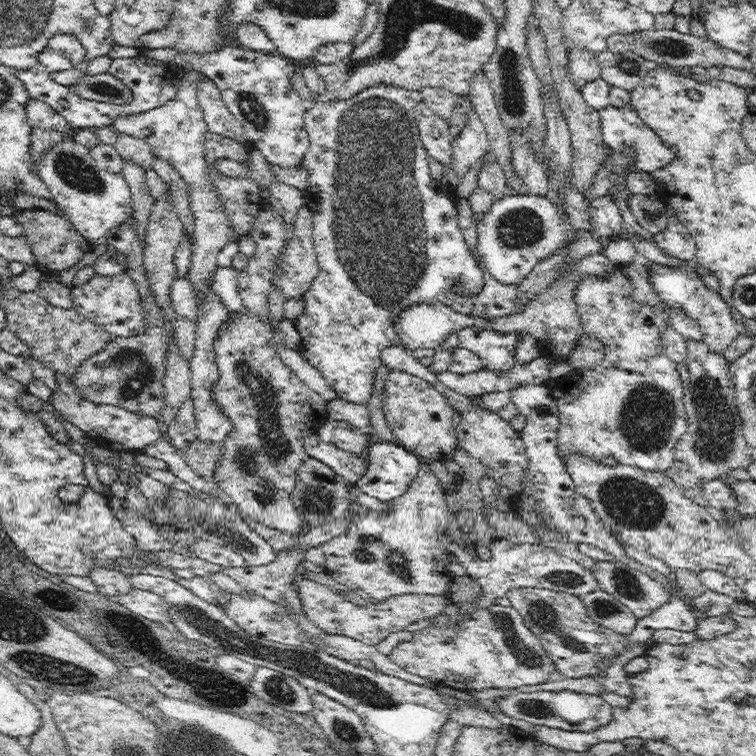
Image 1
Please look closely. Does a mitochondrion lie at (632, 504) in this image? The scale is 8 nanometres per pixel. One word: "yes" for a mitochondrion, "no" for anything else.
yes

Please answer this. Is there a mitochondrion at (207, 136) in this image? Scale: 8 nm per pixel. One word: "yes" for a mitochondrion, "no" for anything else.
no

